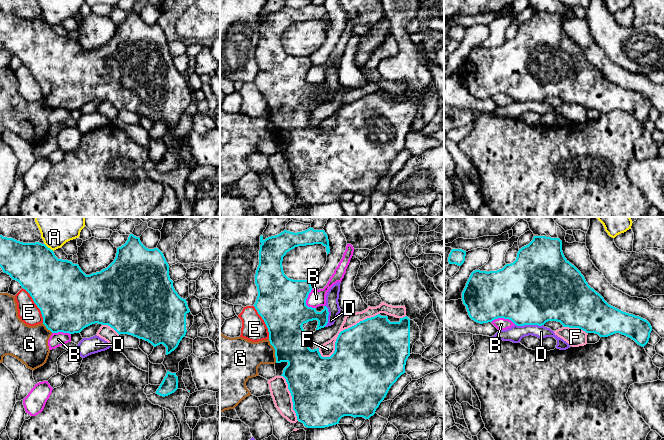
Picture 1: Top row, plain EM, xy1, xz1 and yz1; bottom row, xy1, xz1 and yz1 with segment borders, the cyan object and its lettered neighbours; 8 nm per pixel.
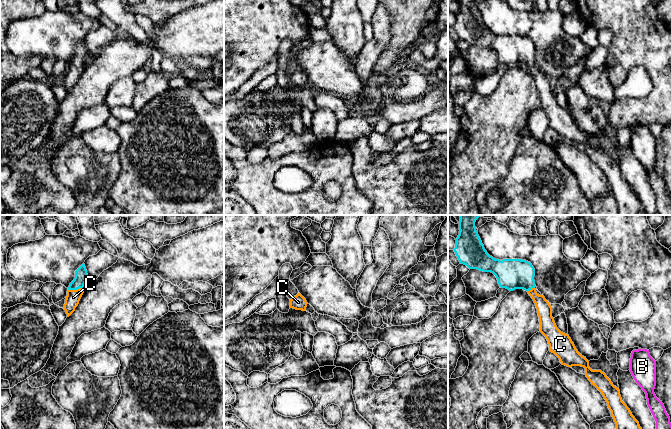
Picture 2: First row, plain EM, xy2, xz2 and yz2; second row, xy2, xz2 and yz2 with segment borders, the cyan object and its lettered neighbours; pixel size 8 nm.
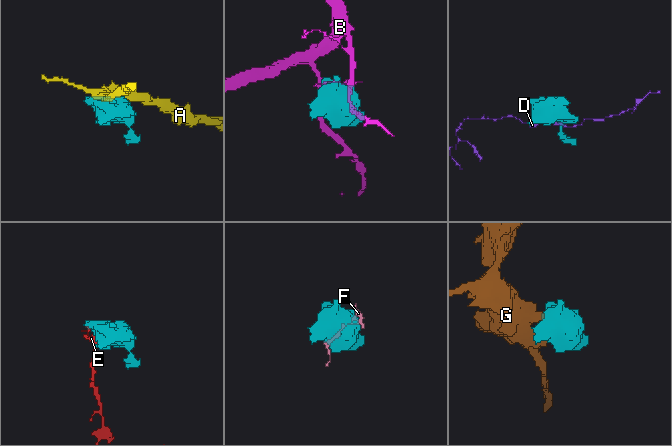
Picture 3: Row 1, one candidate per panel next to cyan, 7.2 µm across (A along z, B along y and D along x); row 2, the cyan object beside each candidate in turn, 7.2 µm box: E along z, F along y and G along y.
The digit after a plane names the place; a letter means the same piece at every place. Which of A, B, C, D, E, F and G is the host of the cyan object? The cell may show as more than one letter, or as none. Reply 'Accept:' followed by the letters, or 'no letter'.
Accept: C

